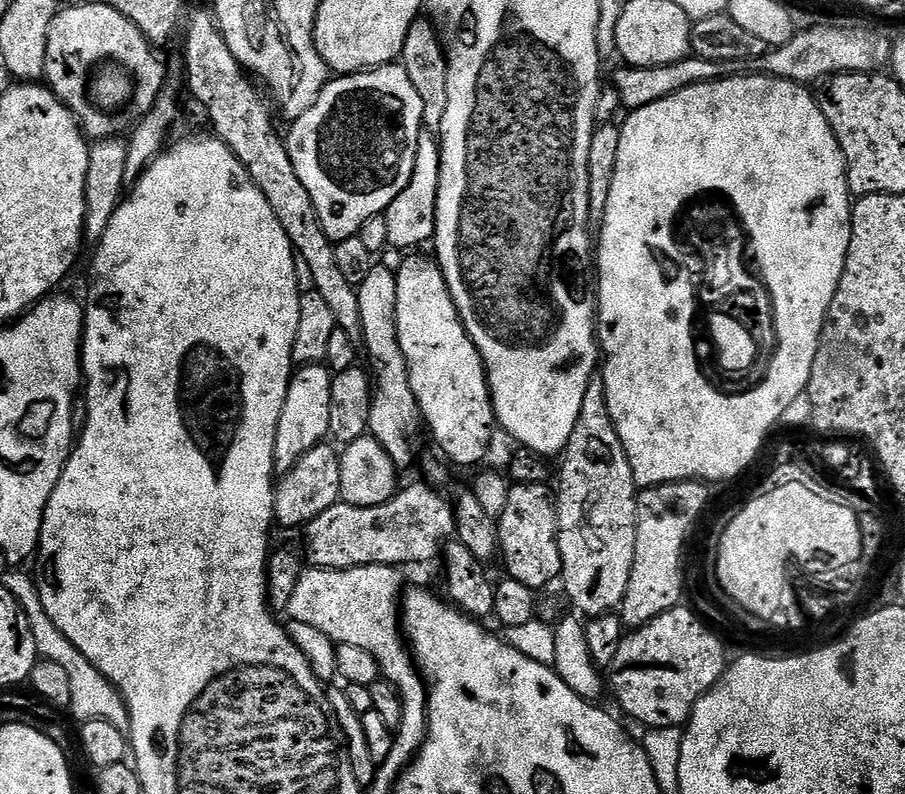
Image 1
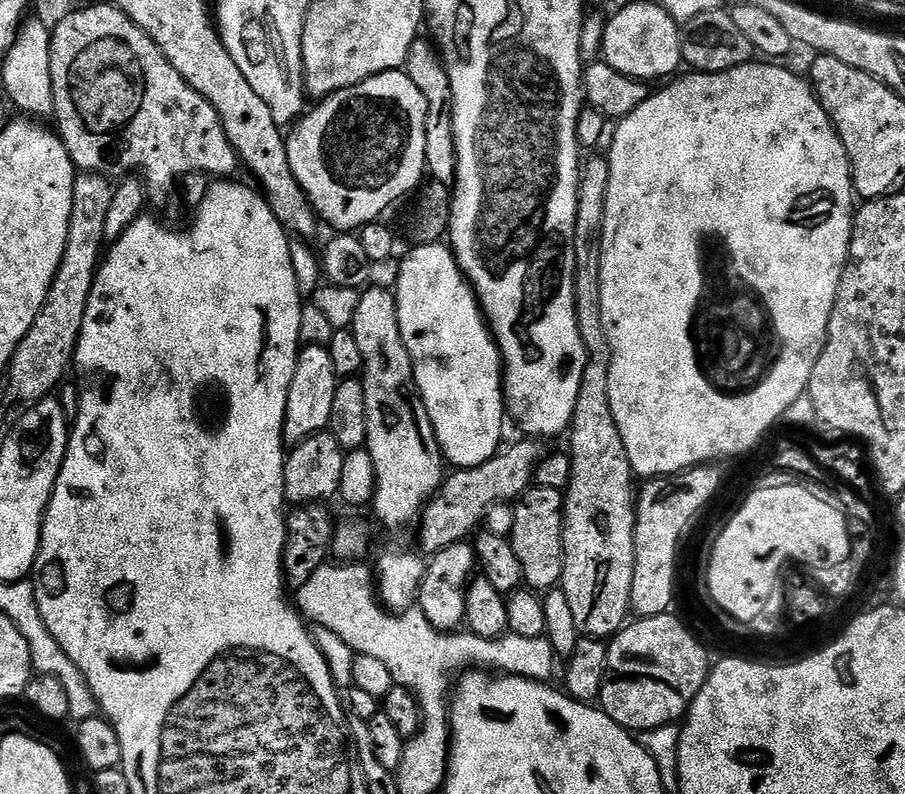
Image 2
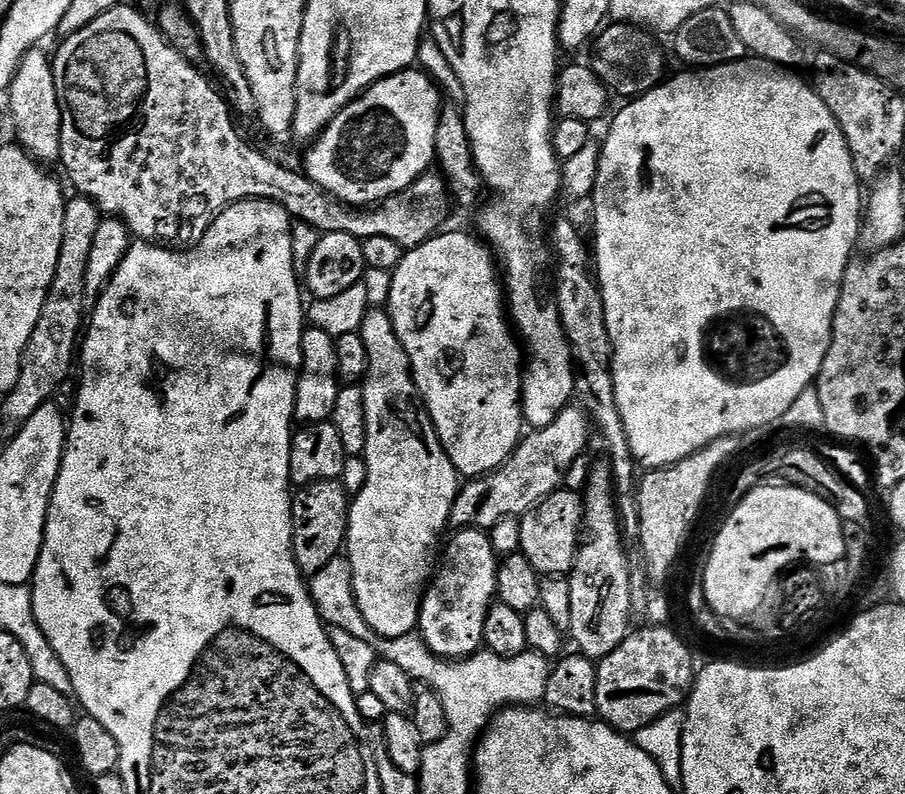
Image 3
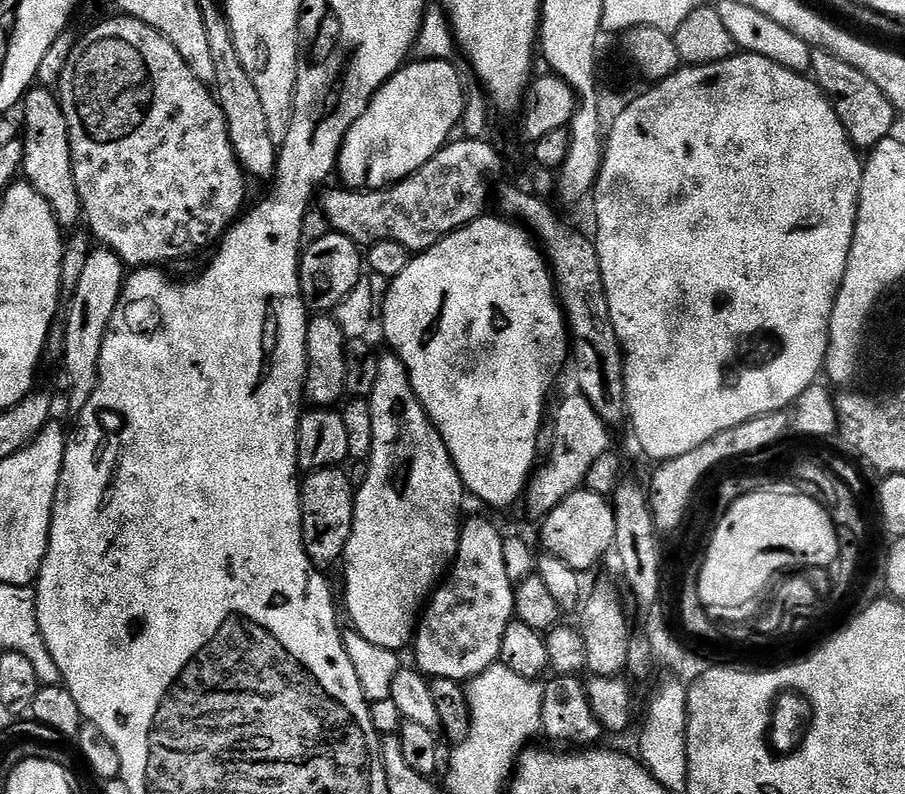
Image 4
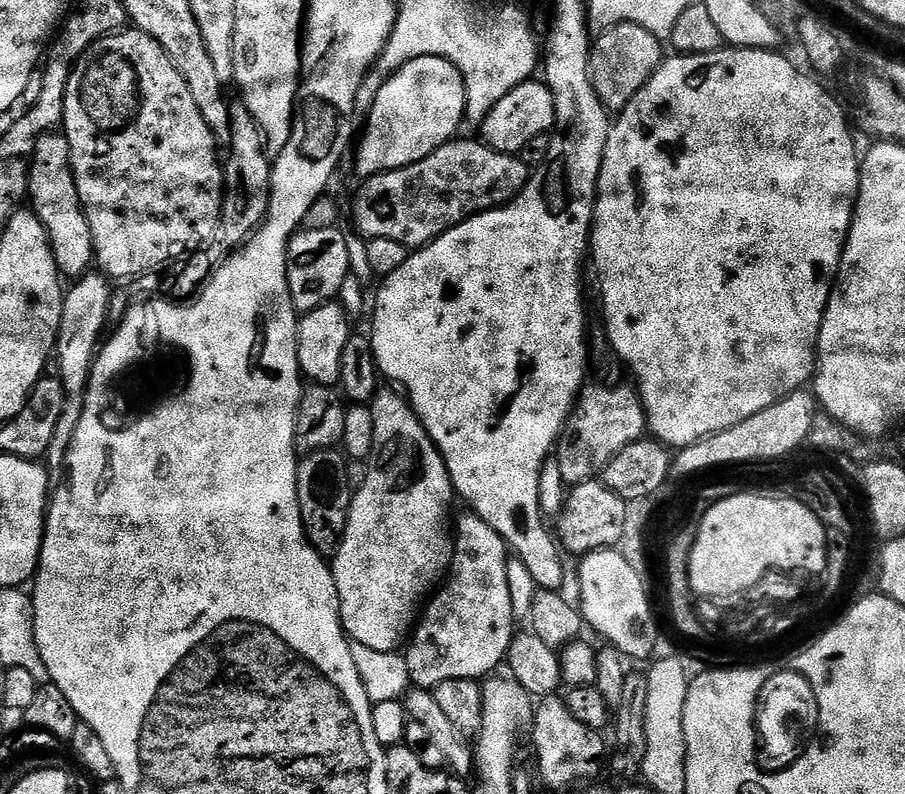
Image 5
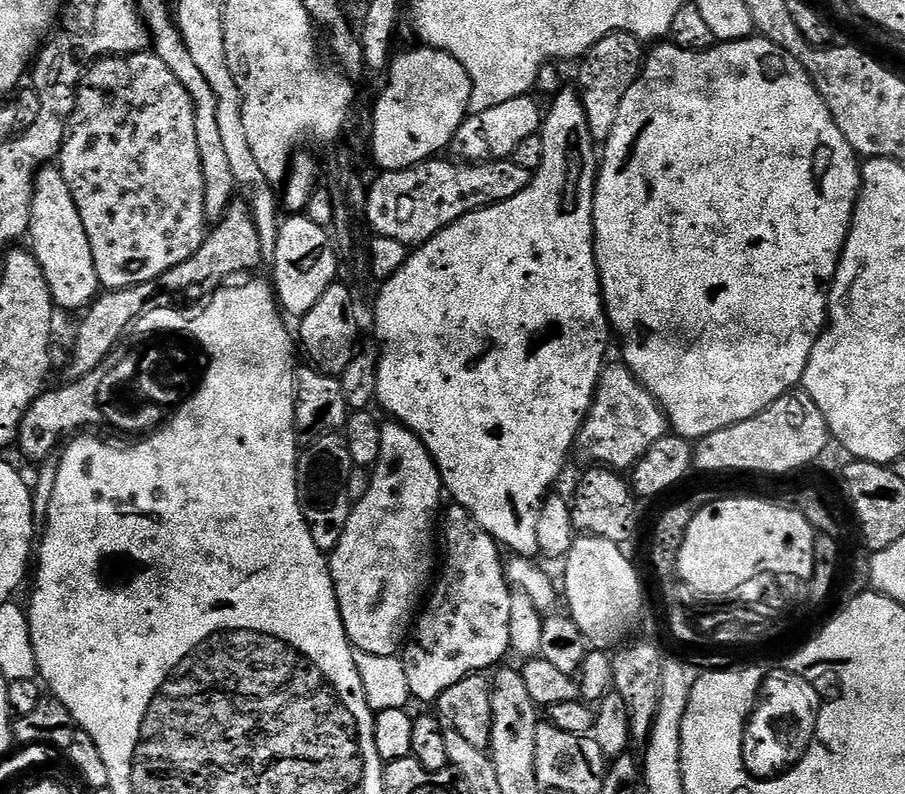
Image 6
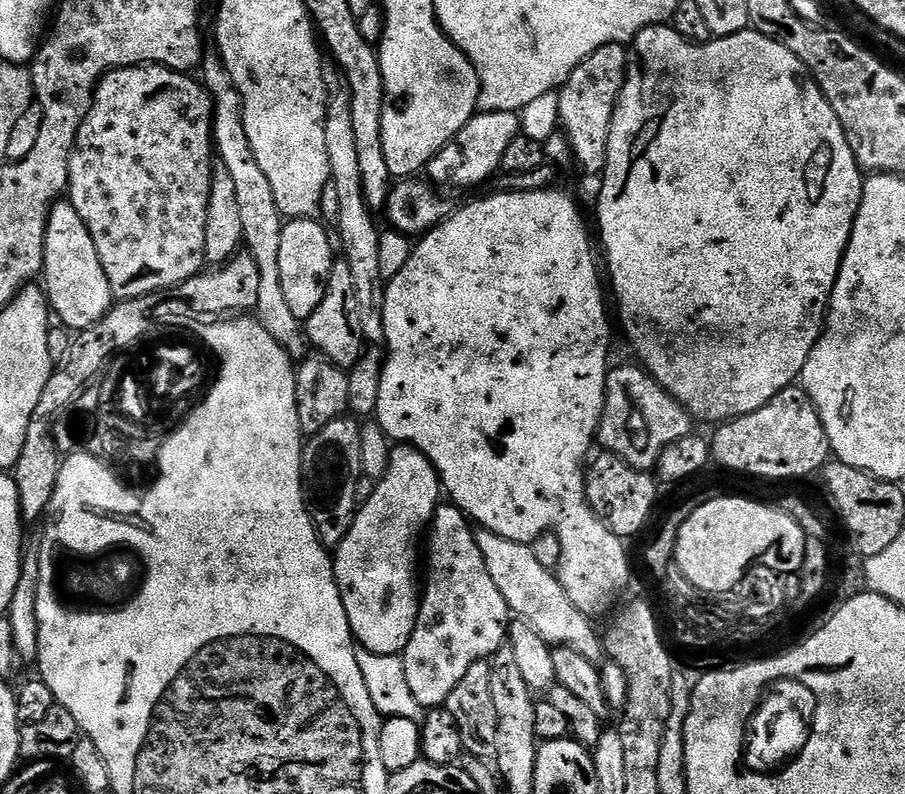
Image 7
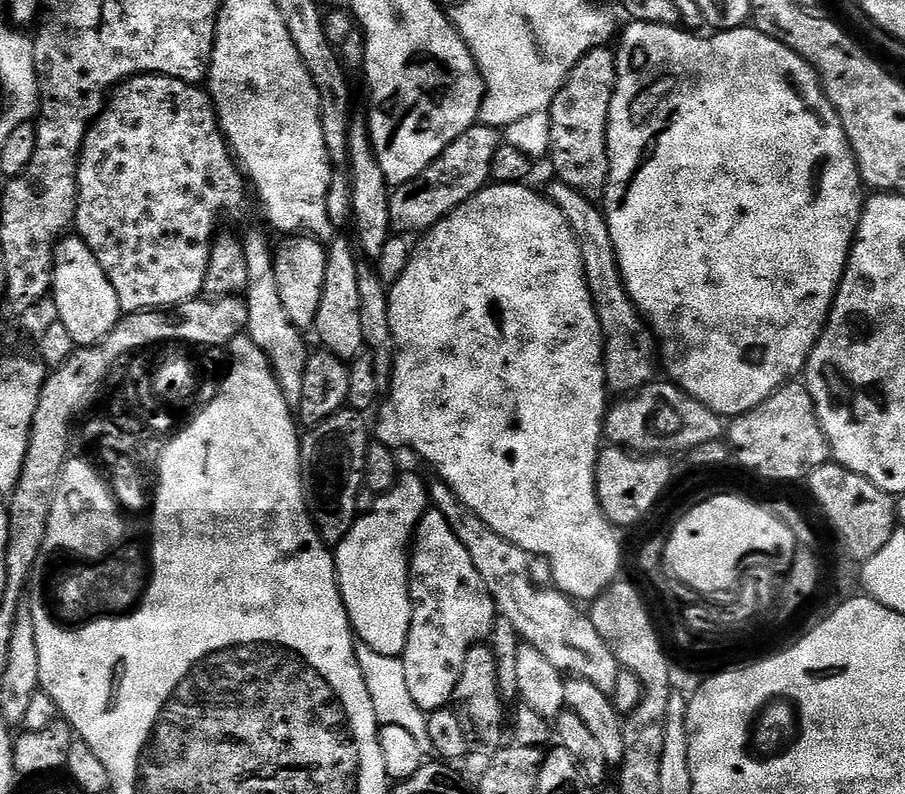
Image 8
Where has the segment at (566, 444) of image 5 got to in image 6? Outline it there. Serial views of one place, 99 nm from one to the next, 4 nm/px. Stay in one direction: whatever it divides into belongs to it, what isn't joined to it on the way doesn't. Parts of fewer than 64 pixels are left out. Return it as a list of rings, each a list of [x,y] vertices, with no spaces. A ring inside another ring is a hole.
[[[623,363],[605,367],[592,409],[580,427],[578,452],[593,465],[613,470],[631,470],[643,455],[669,431],[667,416],[656,399],[645,390],[643,384],[633,376]]]

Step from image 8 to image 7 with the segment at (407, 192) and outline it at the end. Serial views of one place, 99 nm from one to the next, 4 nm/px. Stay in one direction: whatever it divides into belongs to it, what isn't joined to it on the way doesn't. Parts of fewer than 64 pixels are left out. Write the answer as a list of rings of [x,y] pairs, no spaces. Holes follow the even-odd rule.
[[[477,111],[475,116],[462,126],[462,130],[428,164],[426,176],[433,185],[441,189],[476,188],[484,184],[495,172],[501,171],[503,154],[510,144],[521,136],[520,112]]]

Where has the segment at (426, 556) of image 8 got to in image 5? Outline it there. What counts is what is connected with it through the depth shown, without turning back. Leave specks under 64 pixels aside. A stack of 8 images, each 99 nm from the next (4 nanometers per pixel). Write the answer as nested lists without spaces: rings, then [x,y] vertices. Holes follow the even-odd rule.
[[[475,514],[467,515],[462,517],[457,524],[455,521],[454,524],[450,575],[443,581],[439,591],[427,601],[407,641],[408,652],[403,653],[406,666],[410,670],[412,684],[417,688],[434,690],[442,682],[450,682],[454,678],[480,680],[491,677],[495,673],[492,671],[499,664],[501,667],[505,663],[508,647],[512,644],[514,635],[512,627],[518,624],[517,617],[512,615],[510,582],[506,582],[506,566],[510,559],[510,549],[503,538],[482,517]]]

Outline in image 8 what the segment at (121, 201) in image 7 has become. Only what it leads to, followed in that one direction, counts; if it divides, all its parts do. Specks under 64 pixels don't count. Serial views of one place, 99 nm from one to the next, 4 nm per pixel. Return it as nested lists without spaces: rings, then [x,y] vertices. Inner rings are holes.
[[[151,74],[132,76],[107,97],[104,111],[94,121],[84,139],[84,145],[80,151],[80,169],[76,179],[74,232],[86,242],[86,246],[90,246],[90,254],[98,258],[98,266],[102,266],[106,278],[110,278],[110,286],[114,286],[114,294],[118,294],[121,313],[175,309],[187,300],[197,299],[203,293],[206,266],[210,262],[212,241],[221,227],[220,219],[223,216],[238,215],[248,200],[248,192],[250,196],[246,178],[225,141],[224,133],[220,130],[220,121],[216,118],[216,108],[212,104],[211,95],[203,87],[187,84],[169,76]]]

